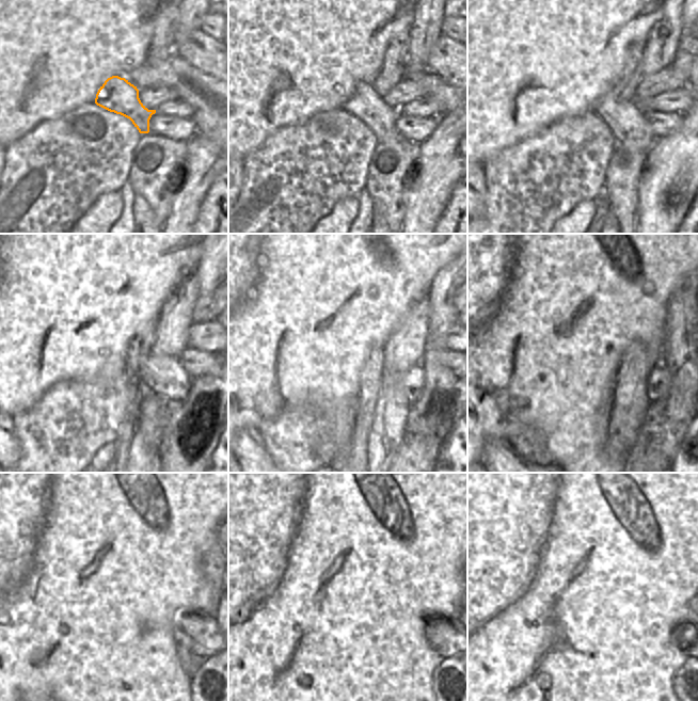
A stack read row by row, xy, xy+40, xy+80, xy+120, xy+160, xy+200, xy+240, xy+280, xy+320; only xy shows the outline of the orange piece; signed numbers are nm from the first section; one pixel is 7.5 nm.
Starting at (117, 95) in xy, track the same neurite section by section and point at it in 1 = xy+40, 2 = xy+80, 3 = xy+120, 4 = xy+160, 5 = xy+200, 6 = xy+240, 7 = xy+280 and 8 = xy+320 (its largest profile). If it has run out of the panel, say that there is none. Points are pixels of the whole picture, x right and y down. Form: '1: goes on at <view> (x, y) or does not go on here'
1: goes on at xy+40 (365, 104)
2: goes on at xy+80 (625, 120)
3: goes on at xy+120 (163, 375)
4: goes on at xy+160 (414, 380)
5: goes on at xy+200 (659, 382)
6: goes on at xy+240 (197, 636)
7: goes on at xy+280 (445, 636)
8: goes on at xy+320 (681, 635)

